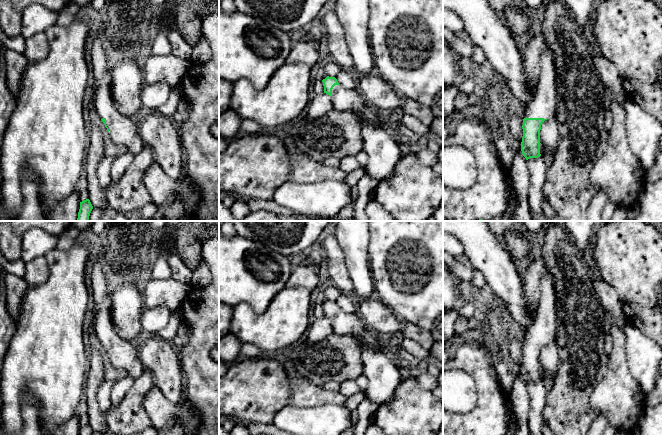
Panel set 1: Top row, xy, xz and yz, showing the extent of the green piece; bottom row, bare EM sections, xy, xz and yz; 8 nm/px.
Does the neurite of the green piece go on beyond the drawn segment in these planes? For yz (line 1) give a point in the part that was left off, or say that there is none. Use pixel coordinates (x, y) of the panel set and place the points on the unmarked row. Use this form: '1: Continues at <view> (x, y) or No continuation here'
1: Continues at yz (543, 328)

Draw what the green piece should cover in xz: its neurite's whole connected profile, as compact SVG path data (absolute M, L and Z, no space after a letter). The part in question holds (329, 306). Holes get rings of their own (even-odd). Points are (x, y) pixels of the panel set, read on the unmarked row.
M327 300L322 306L324 317L331 321L334 334L362 336L373 348L383 347L374 333L366 329L365 323L357 313L344 312L335 301Z

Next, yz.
M544 267L540 280L538 309L533 322L526 330L522 349L521 375L526 384L541 380L541 348L548 342L553 341L557 333L555 304L554 282L548 269Z

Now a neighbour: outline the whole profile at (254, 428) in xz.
M245 423L251 435L292 435L286 431L282 431L275 425L264 425L259 423Z

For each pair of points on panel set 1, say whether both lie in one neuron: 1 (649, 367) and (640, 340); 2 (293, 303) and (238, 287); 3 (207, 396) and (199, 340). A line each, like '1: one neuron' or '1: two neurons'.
1: one neuron
2: two neurons
3: one neuron

